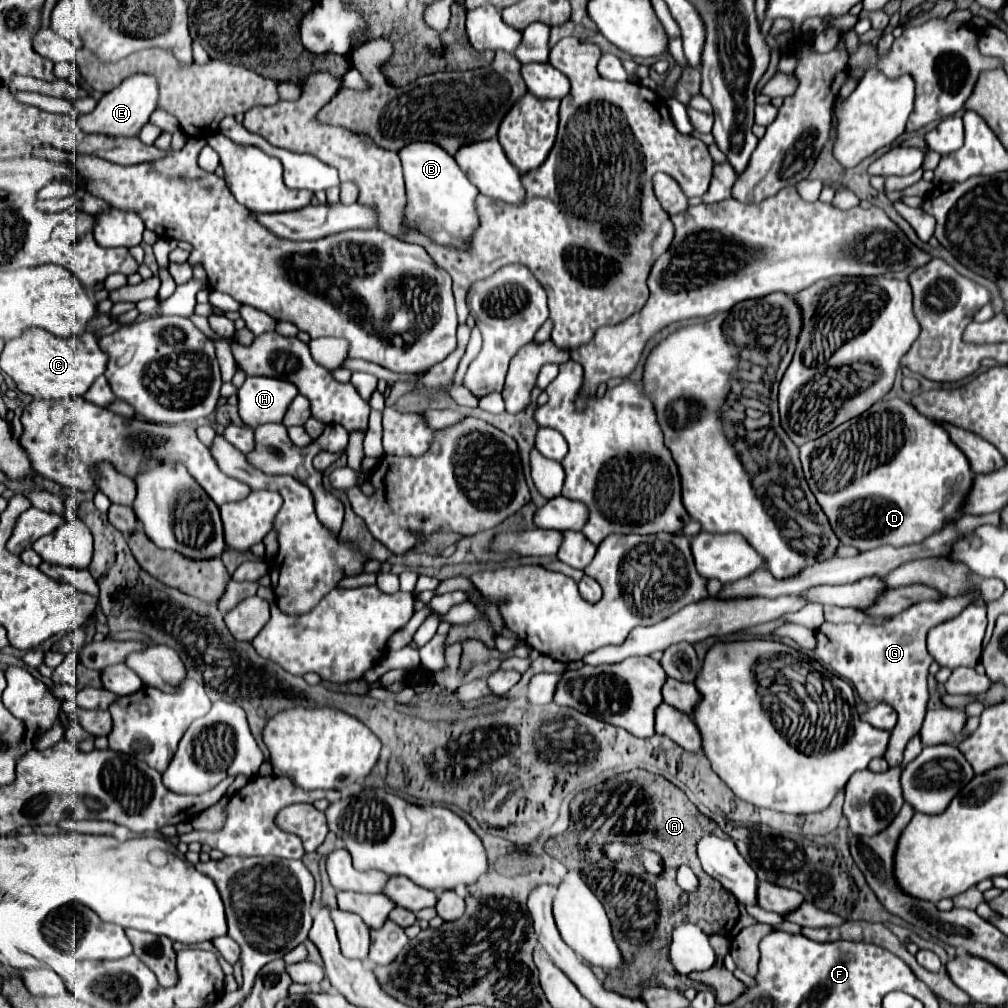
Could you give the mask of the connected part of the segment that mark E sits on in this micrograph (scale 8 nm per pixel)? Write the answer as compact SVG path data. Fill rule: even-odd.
M132 75L124 79L116 89L106 93L94 107L92 113L78 117L78 129L84 133L102 133L110 137L136 137L148 123L150 113L156 109L158 83L152 75Z

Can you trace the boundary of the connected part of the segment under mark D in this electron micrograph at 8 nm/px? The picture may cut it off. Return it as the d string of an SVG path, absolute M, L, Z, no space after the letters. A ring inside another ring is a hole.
M902 399L878 401L860 417L854 417L820 439L802 445L800 461L810 491L828 517L836 537L842 545L852 545L858 551L868 551L878 545L902 547L924 541L940 531L950 519L956 519L974 477L970 463L950 441L948 433ZM842 509L848 509L848 515L842 515Z

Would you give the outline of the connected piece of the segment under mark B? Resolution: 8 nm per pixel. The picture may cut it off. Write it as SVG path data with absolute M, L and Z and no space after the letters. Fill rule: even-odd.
M428 141L406 145L406 149L398 151L398 157L406 181L406 219L410 225L420 233L430 235L440 245L466 247L470 235L478 227L478 215L474 209L478 189L468 181L454 157L450 157L440 145L430 145Z

